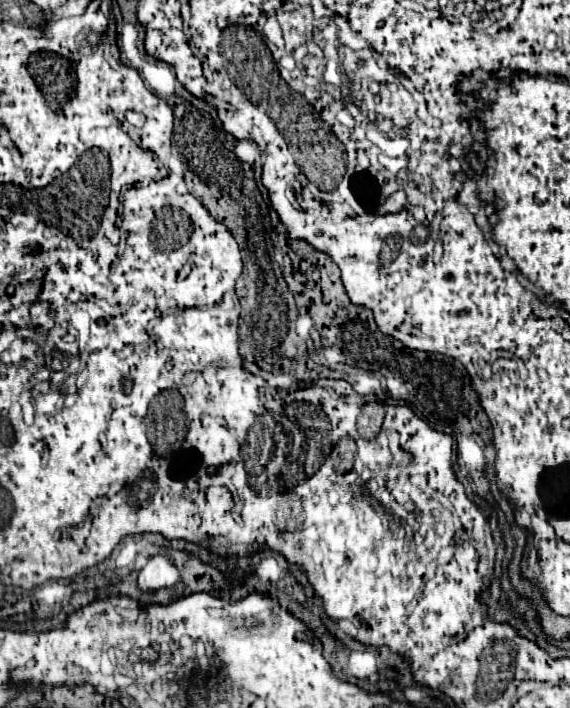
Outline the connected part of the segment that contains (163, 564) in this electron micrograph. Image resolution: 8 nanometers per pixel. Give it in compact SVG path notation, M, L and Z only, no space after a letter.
M155 555L139 573L139 589L151 591L159 587L173 587L179 581L179 567L169 555Z

